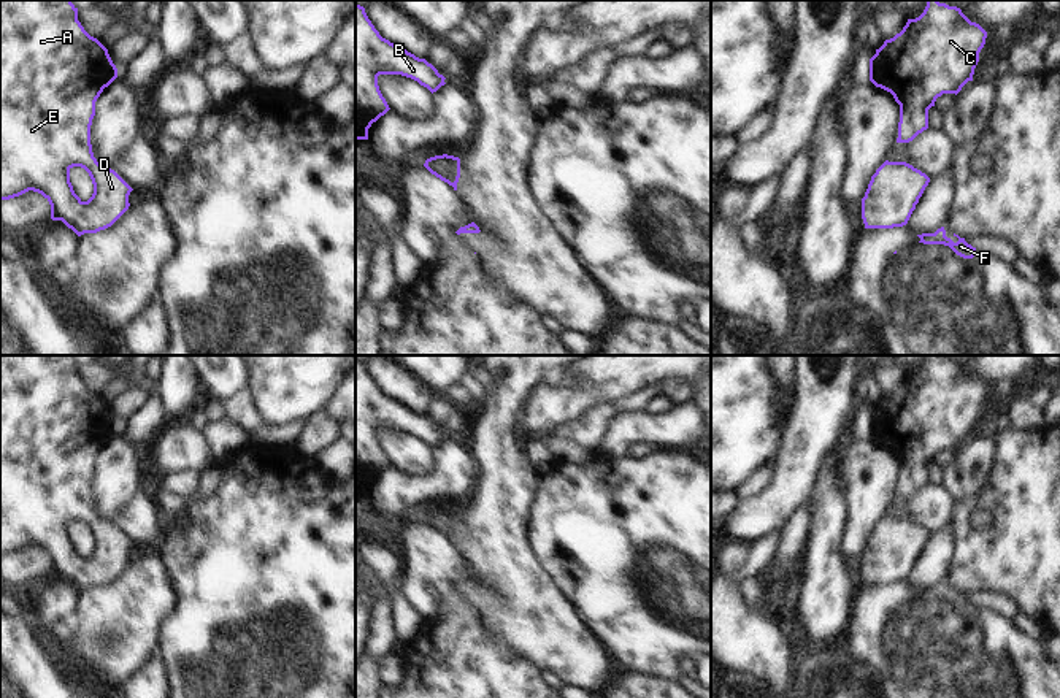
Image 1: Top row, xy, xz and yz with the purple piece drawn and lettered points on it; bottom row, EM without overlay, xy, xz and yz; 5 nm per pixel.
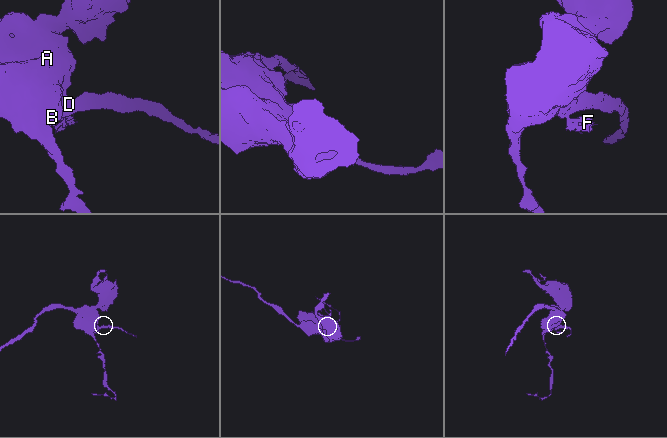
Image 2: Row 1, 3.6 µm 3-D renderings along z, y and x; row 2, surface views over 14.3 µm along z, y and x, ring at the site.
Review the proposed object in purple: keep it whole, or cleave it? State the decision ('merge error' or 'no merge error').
merge error

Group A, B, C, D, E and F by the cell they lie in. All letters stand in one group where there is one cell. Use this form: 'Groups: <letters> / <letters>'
Groups: A B C D E / F.

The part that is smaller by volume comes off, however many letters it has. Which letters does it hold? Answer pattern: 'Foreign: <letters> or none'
Foreign: F

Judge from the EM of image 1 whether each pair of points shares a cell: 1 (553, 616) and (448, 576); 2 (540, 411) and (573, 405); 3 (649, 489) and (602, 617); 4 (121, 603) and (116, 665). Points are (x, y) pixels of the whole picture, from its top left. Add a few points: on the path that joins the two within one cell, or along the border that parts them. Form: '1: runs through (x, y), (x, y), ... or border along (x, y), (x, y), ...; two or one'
1: border along (453, 544), (472, 575), (456, 587); two
2: runs through (548, 406), (565, 405); one
3: runs through (649, 521), (649, 532), (633, 548), (626, 586); one
4: runs through (121, 619), (124, 640), (116, 649); one

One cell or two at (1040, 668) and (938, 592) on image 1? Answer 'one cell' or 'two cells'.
one cell

